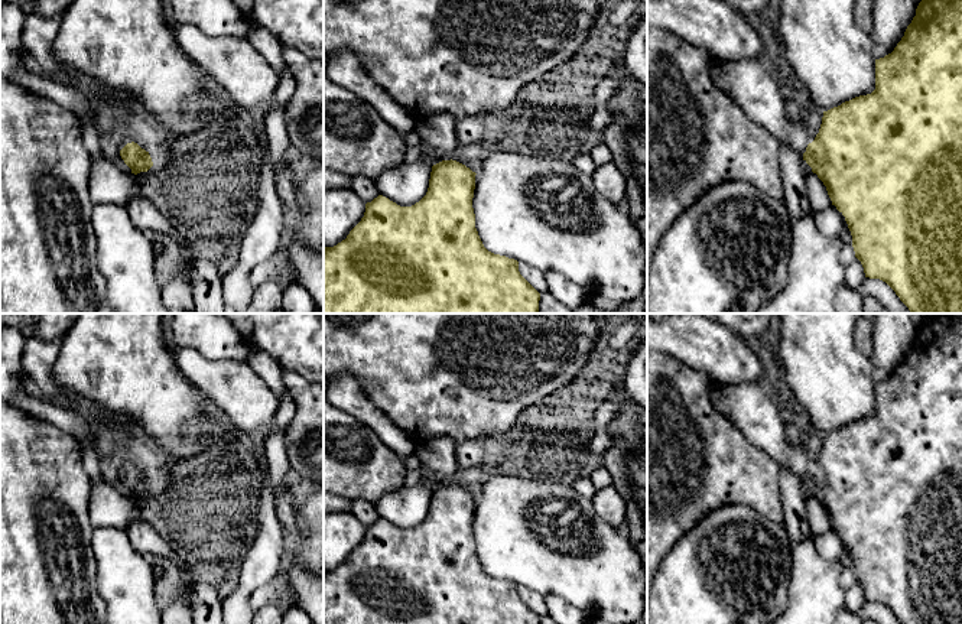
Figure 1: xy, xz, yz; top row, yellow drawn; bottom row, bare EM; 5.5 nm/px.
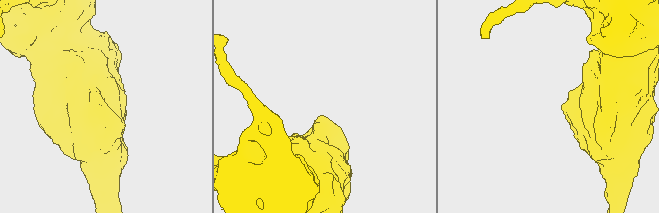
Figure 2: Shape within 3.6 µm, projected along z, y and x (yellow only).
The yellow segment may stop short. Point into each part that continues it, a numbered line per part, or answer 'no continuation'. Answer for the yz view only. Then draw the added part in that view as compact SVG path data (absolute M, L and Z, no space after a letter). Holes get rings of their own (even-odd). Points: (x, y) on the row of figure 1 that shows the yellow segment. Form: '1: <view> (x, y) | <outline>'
1: yz (748, 84) | M716 59L712 75L716 87L728 94L748 118L803 156L807 144L815 140L805 116L799 120L787 117L787 100L760 59Z

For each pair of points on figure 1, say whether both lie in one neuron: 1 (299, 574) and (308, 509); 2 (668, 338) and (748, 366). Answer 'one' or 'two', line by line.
1: two
2: one

